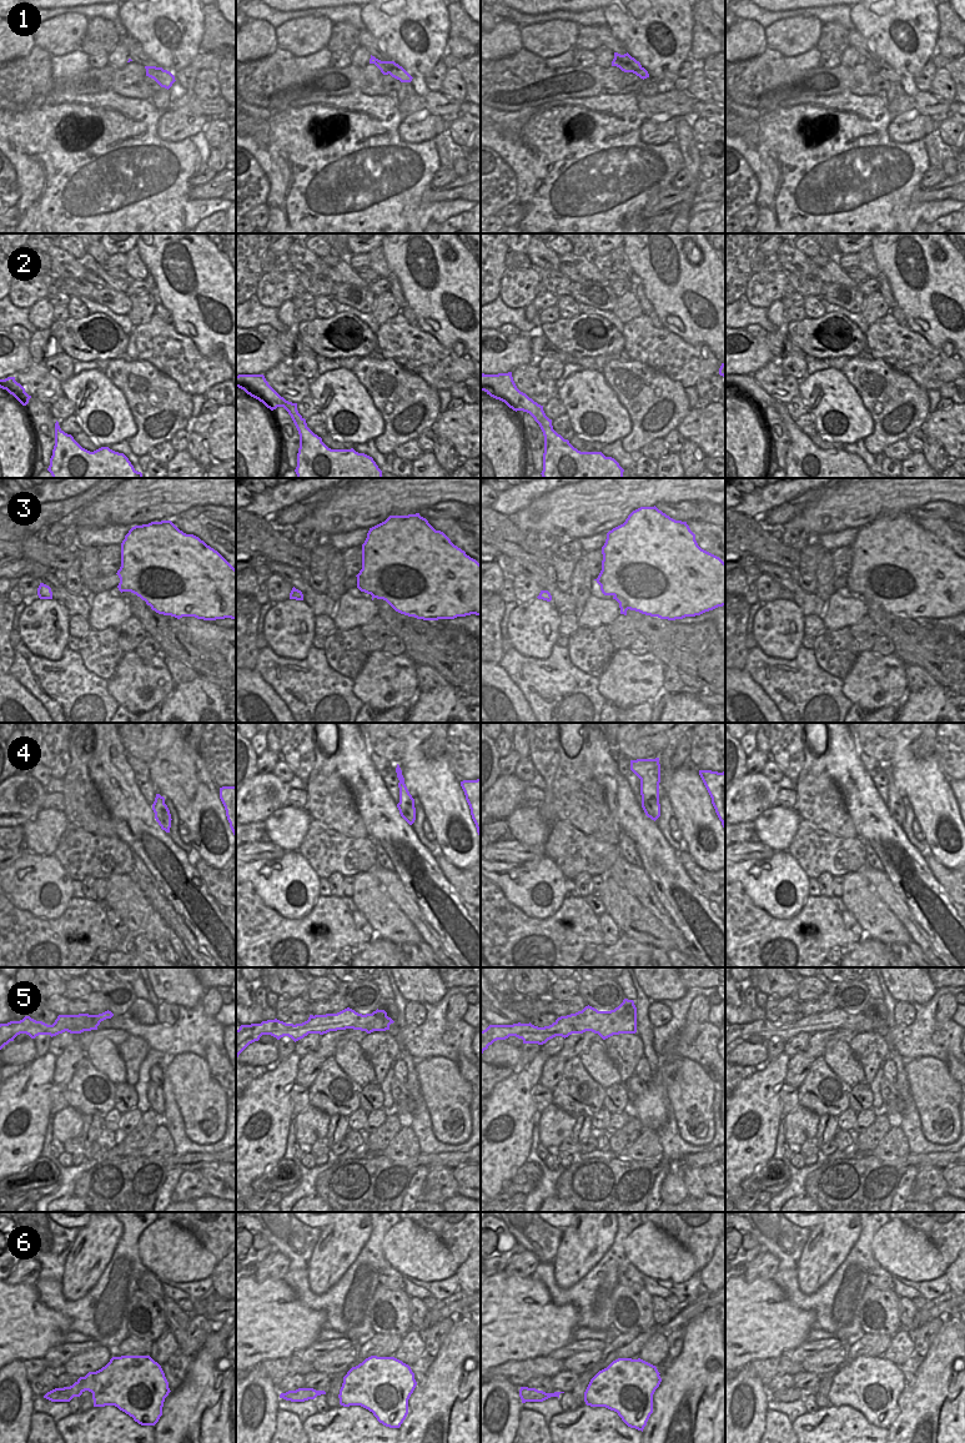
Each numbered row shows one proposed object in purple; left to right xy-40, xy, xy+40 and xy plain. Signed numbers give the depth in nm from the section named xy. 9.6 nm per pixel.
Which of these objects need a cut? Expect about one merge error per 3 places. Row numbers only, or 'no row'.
no row

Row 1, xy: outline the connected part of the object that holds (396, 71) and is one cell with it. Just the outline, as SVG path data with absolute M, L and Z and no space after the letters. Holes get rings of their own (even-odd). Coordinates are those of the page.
M371 55L370 64L375 64L383 75L391 75L401 82L411 82L412 76L394 61L381 61Z

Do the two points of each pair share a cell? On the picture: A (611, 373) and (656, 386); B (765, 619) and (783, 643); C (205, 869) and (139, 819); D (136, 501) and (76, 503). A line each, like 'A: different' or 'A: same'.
A: same
B: same
C: different
D: different

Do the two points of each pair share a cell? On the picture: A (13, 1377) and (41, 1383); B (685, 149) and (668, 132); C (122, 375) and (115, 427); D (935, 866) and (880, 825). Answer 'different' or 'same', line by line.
A: different
B: different
C: different
D: different

